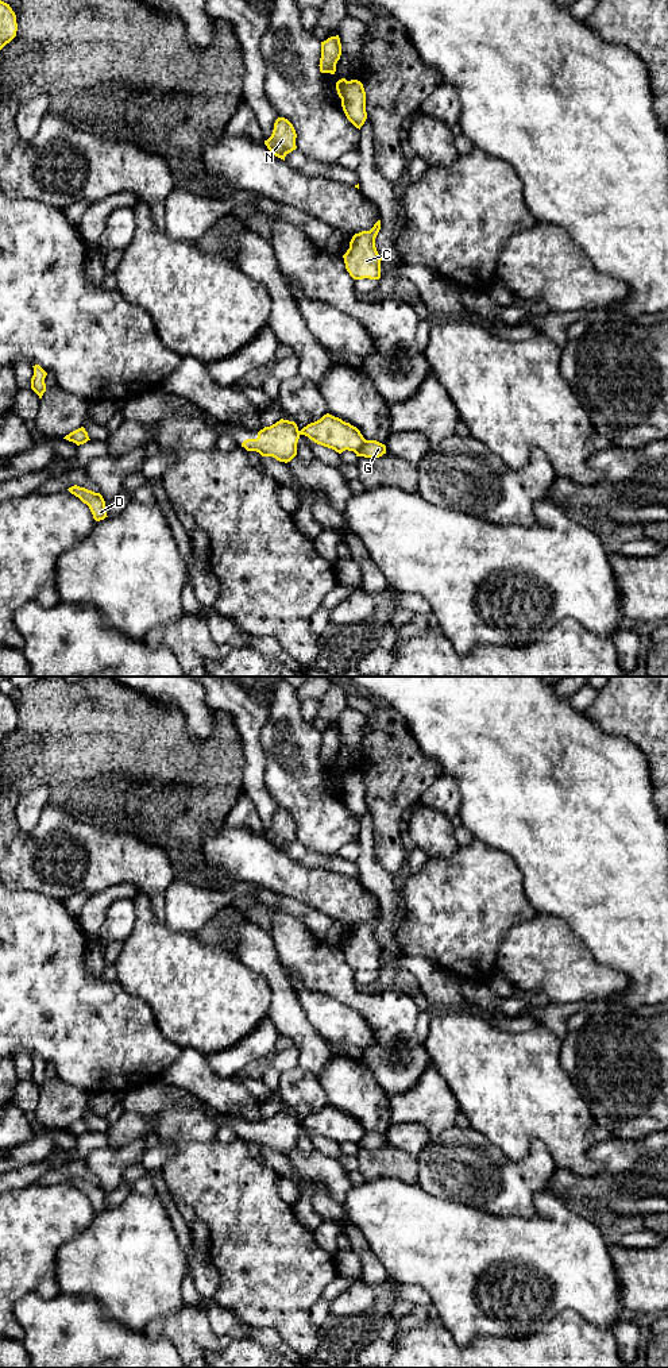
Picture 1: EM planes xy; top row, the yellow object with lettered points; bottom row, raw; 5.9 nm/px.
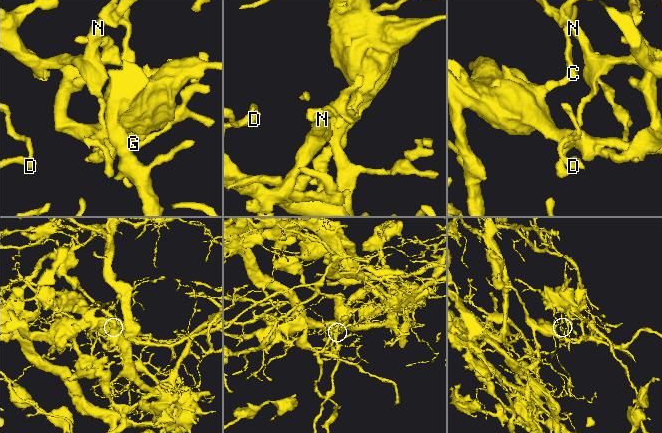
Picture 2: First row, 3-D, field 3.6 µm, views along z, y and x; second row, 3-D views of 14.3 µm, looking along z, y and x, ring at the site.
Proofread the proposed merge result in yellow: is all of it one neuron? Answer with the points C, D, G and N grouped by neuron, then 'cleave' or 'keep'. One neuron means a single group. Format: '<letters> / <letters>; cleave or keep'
C / D G N; cleave

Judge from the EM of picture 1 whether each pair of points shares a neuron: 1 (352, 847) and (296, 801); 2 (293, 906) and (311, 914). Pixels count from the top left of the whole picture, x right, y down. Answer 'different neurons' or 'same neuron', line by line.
1: different neurons
2: same neuron

